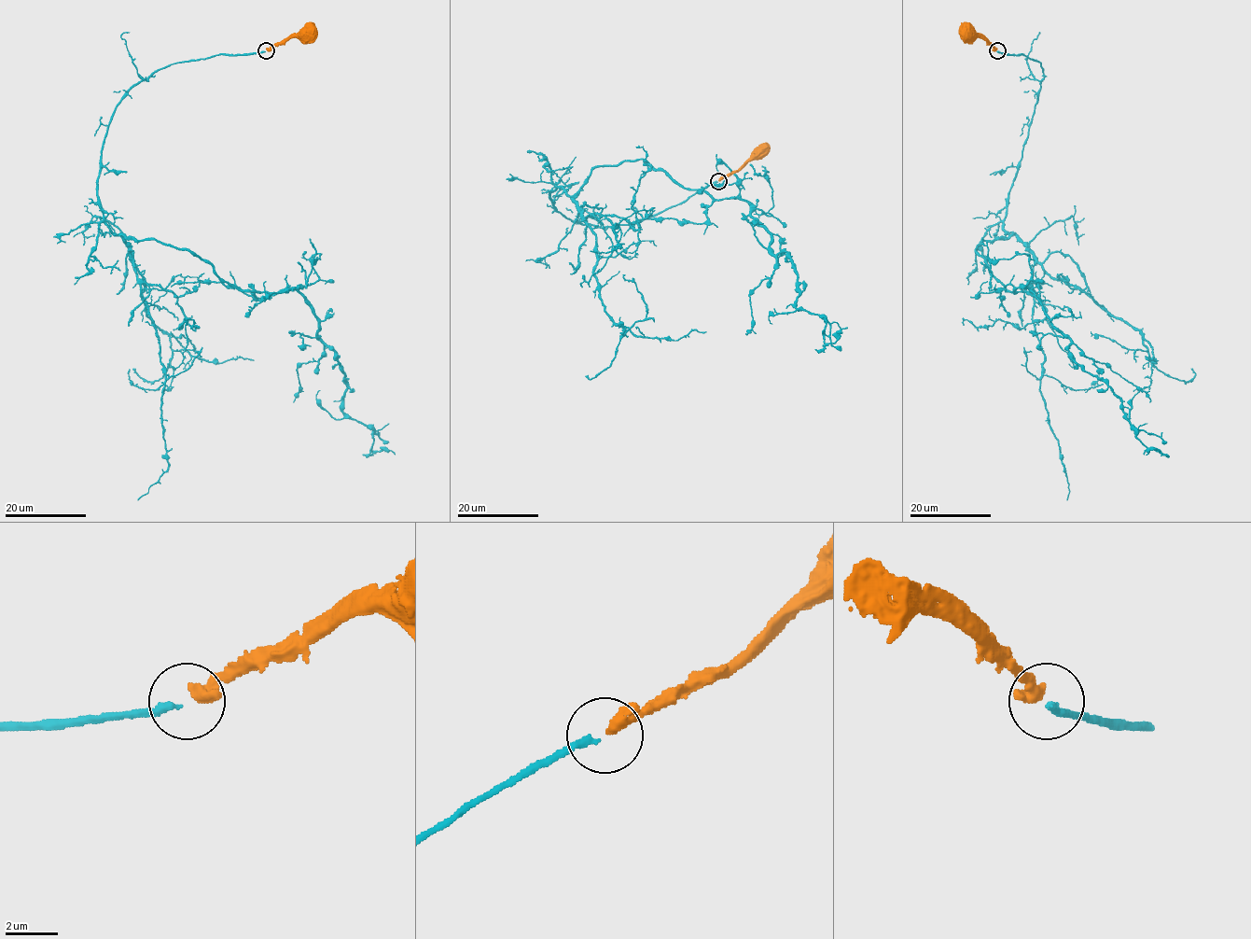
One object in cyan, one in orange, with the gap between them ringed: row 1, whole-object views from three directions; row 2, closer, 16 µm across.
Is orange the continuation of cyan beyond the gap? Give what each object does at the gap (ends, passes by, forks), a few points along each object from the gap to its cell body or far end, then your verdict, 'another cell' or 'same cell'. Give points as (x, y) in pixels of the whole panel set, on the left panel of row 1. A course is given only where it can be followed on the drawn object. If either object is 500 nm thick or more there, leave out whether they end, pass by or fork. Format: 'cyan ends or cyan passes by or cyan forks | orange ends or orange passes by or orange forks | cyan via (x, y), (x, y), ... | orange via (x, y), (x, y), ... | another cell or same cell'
cyan ends | orange ends | cyan via (265, 51), (131, 90), (102, 147), (103, 219), (240, 289), (296, 287), (344, 373), (342, 412), (395, 454) | orange via (266, 49), (282, 45), (287, 38), (308, 34) | same cell

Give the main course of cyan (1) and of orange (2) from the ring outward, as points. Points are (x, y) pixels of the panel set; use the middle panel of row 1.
1: (717, 182), (610, 227), (550, 199), (643, 160), (744, 199), (795, 306), (826, 343), (847, 327)
2: (718, 179), (734, 173), (756, 151), (760, 152)

